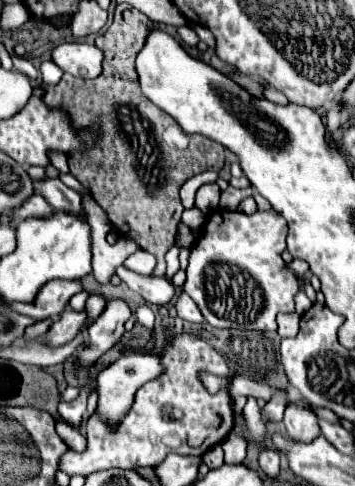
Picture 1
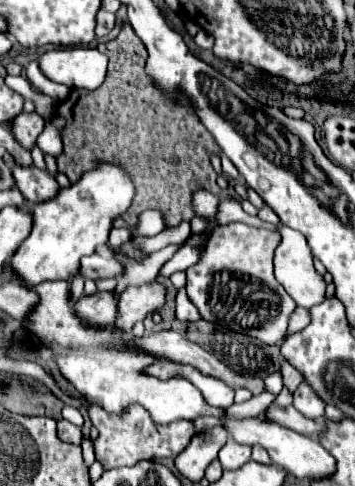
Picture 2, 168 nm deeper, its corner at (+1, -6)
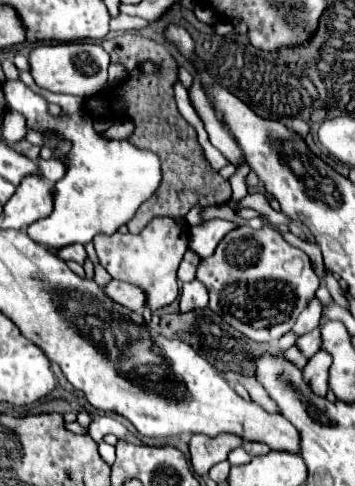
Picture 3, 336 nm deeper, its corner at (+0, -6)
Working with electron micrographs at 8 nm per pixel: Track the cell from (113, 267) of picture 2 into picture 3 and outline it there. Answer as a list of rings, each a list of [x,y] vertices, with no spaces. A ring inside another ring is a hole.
[[[79,243],[67,245],[67,247],[57,249],[57,251],[53,251],[53,253],[55,253],[57,257],[61,257],[63,261],[77,261],[77,263],[81,263],[81,265],[83,265],[83,261],[87,259],[87,253],[85,253],[83,245],[79,245]]]

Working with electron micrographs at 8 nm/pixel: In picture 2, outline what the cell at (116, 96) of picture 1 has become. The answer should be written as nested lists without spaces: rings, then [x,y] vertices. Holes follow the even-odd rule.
[[[124,21],[118,37],[112,41],[106,41],[106,43],[98,43],[96,49],[106,53],[110,59],[104,83],[94,91],[72,89],[70,95],[56,105],[56,115],[66,119],[66,123],[60,131],[64,151],[56,159],[58,171],[64,173],[72,183],[76,183],[80,179],[80,175],[96,169],[100,163],[110,163],[110,165],[122,167],[130,175],[130,179],[136,187],[132,205],[128,207],[126,213],[120,215],[128,225],[136,225],[140,213],[146,209],[160,211],[166,227],[176,227],[180,221],[192,219],[194,213],[190,207],[190,199],[196,189],[206,189],[214,195],[220,193],[220,187],[216,185],[216,173],[210,165],[210,157],[222,153],[220,147],[208,135],[206,127],[202,127],[198,123],[198,119],[194,119],[194,115],[190,115],[190,107],[182,107],[182,109],[174,107],[174,103],[166,103],[166,99],[162,99],[162,95],[158,95],[158,91],[154,91],[154,87],[150,87],[150,79],[146,79],[146,73],[142,71],[142,63],[146,61],[146,47],[136,37],[130,23]]]

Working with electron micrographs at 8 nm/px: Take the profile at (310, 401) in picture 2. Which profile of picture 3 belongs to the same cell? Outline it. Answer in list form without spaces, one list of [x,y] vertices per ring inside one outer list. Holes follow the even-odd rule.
[[[319,349],[303,369],[303,373],[307,375],[307,381],[311,381],[311,387],[317,395],[325,395],[329,389],[329,383],[327,383],[329,367],[331,367],[331,355]]]

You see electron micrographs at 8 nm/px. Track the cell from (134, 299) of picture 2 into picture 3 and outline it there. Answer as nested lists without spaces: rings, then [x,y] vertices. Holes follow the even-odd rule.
[[[155,217],[141,233],[113,233],[113,235],[97,235],[93,239],[95,251],[101,267],[119,281],[139,283],[143,291],[147,291],[147,305],[155,311],[175,301],[179,293],[177,285],[177,267],[187,251],[189,227],[185,221],[175,221],[173,217]]]

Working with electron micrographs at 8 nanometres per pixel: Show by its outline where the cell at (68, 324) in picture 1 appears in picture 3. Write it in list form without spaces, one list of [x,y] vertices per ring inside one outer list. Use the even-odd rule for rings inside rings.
[[[111,281],[105,287],[107,295],[111,295],[111,299],[115,299],[117,303],[121,303],[123,307],[131,307],[133,311],[143,311],[143,307],[147,305],[147,295],[139,285],[133,283],[125,283],[125,281]]]

